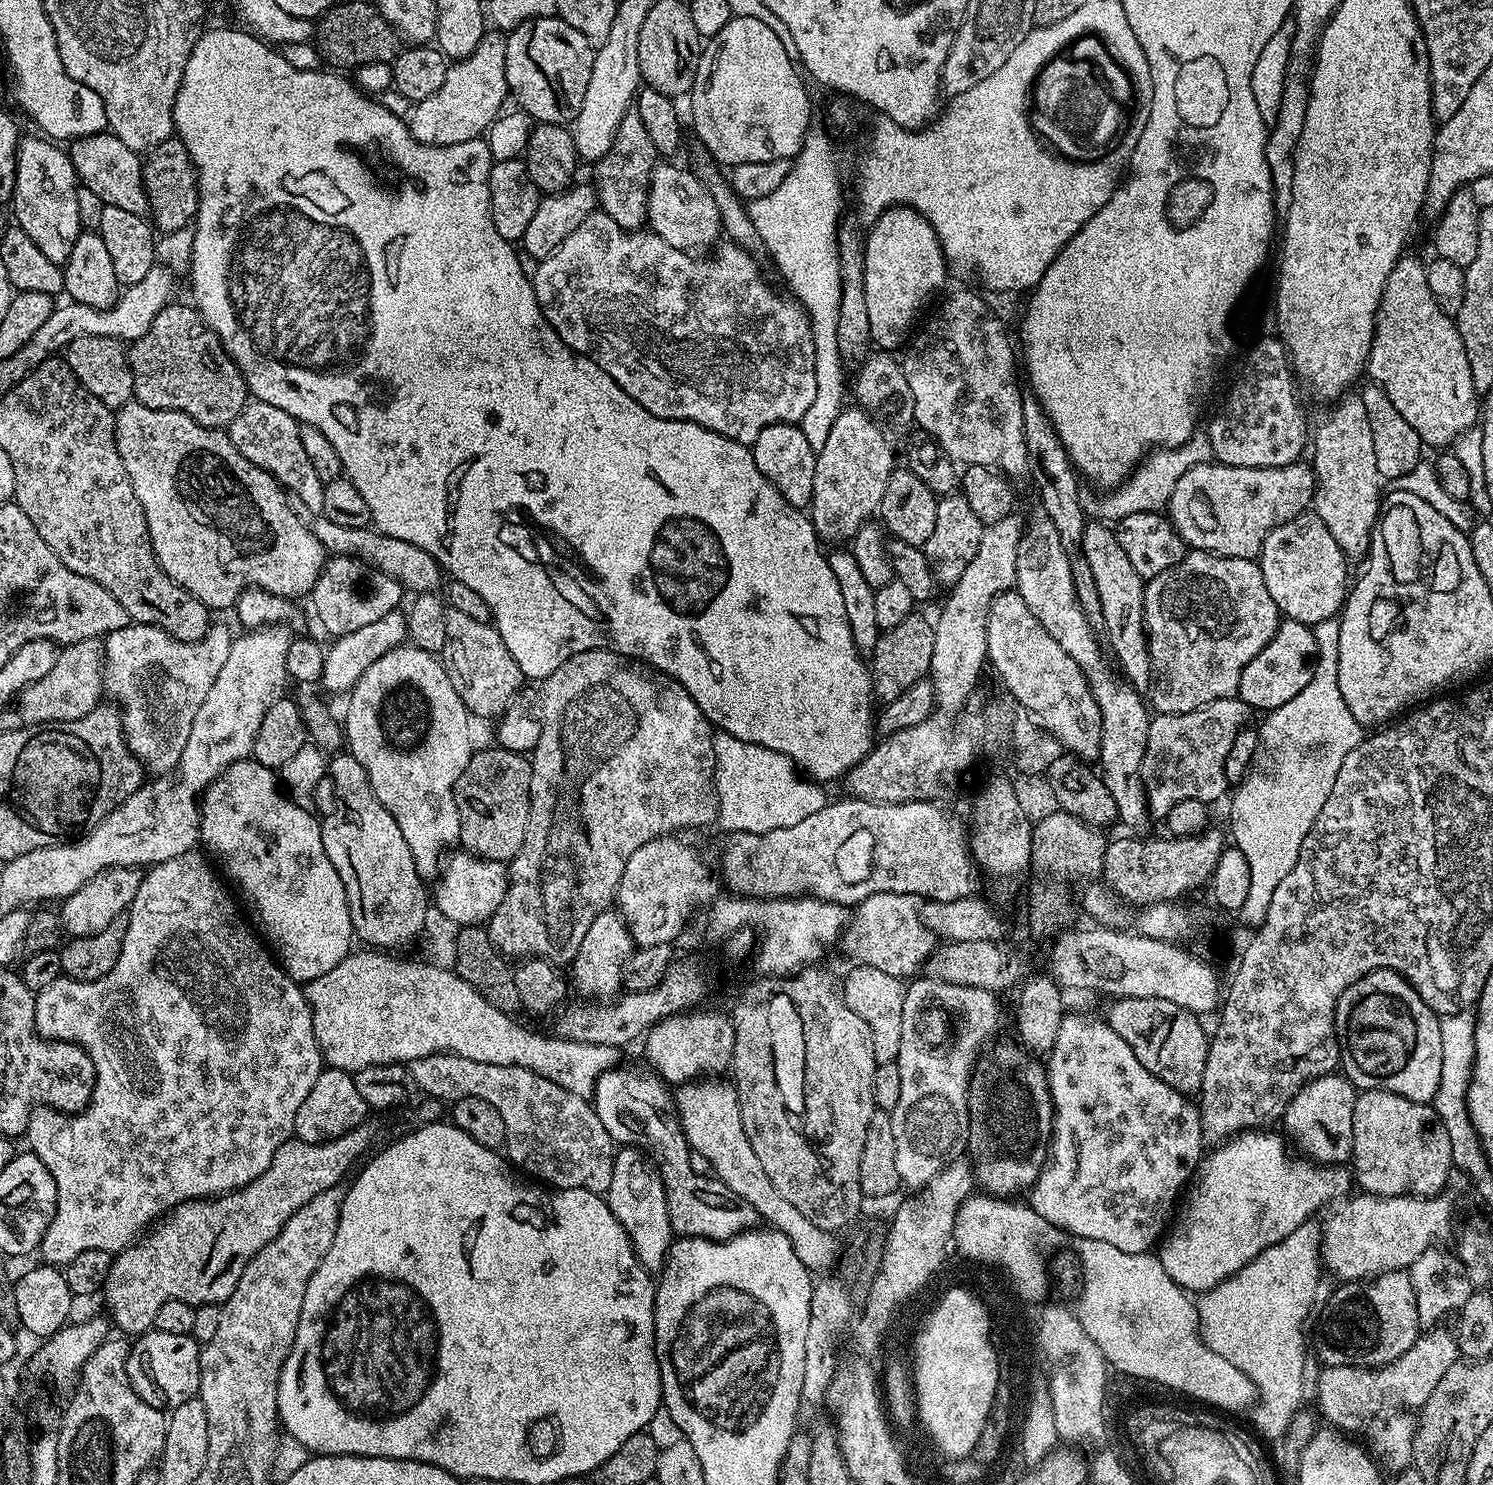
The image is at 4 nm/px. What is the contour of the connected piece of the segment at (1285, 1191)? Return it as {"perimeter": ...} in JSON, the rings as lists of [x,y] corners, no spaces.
{"perimeter":[[[1253,1130],[1233,1136],[1223,1144],[1213,1147],[1207,1153],[1206,1162],[1196,1169],[1194,1183],[1191,1185],[1192,1193],[1191,1188],[1187,1193],[1188,1216],[1182,1217],[1176,1225],[1171,1225],[1170,1231],[1159,1245],[1161,1248],[1158,1248],[1166,1274],[1170,1274],[1170,1278],[1179,1288],[1192,1294],[1208,1292],[1238,1270],[1242,1270],[1242,1266],[1249,1264],[1259,1252],[1294,1234],[1298,1226],[1309,1223],[1315,1217],[1312,1215],[1323,1204],[1336,1199],[1339,1201],[1349,1195],[1348,1187],[1353,1187],[1354,1176],[1347,1167],[1318,1164],[1300,1154],[1291,1156],[1288,1153],[1289,1141],[1272,1131],[1276,1130]]]}

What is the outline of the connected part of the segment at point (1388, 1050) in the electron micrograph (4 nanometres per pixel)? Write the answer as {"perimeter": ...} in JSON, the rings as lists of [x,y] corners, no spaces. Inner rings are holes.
{"perimeter":[[[1379,968],[1354,982],[1338,998],[1336,1041],[1340,1046],[1340,1068],[1357,1089],[1385,1088],[1410,1098],[1410,1102],[1432,1104],[1442,1075],[1441,1017],[1432,1011],[1411,984],[1389,968]]]}

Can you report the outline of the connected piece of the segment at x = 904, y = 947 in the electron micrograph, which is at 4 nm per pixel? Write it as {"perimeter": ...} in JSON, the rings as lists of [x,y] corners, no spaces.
{"perimeter":[[[872,894],[855,905],[841,946],[853,963],[874,966],[904,980],[915,977],[923,969],[938,946],[938,937],[925,926],[917,897]]]}

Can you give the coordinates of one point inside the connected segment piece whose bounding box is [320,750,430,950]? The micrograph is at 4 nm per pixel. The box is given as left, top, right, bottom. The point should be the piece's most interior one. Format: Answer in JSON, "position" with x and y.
{"position":[386,897]}

